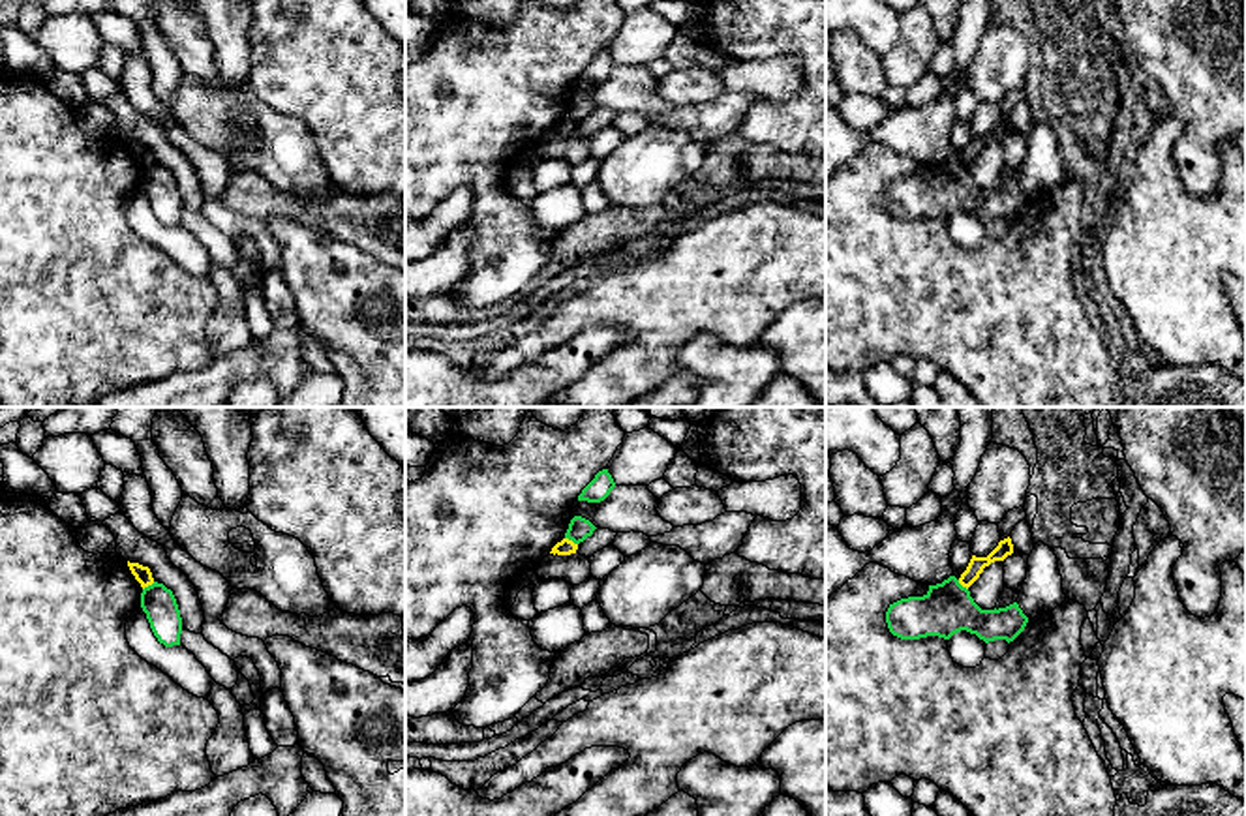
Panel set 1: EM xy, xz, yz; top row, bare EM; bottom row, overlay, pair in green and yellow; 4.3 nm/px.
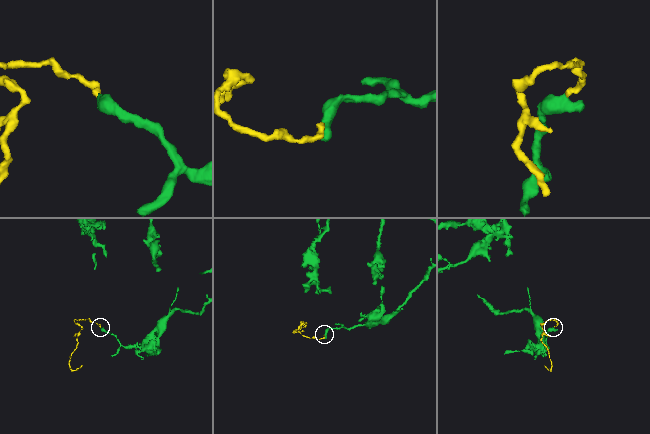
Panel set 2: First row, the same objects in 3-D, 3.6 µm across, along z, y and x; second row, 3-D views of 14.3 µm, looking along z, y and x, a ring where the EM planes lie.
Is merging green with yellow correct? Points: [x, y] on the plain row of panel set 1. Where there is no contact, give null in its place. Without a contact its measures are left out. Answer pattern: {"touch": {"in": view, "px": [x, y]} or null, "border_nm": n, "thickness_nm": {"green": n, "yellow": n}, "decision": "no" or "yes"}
{"touch": {"in": "xz", "px": [571, 119]}, "border_nm": 70, "thickness_nm": {"green": 100, "yellow": 70}, "decision": "no"}

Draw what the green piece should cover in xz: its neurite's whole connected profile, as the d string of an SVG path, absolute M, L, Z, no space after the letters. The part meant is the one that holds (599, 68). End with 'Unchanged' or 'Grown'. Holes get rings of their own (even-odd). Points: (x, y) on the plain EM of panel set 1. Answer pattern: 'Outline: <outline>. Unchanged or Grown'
Outline: M602 49L595 54L595 58L582 69L578 81L600 83L610 71L615 68L615 62L608 49Z. Unchanged

